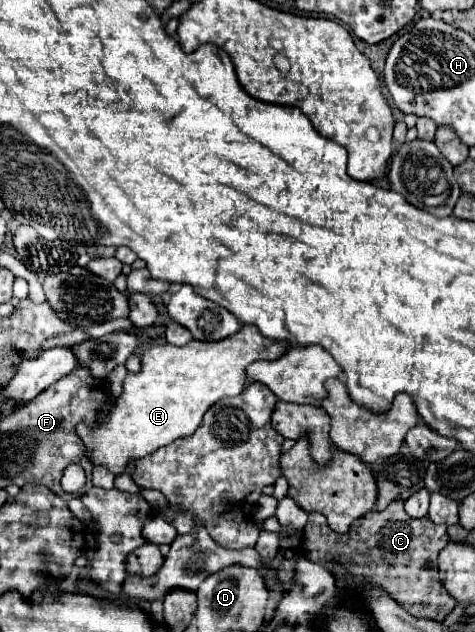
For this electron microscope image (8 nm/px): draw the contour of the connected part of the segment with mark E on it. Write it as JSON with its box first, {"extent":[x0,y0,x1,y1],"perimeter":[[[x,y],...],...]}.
{"extent":[77,325,285,475],"perimeter":[[[245,325],[241,327],[239,333],[235,333],[229,339],[215,341],[215,343],[201,343],[201,341],[189,341],[185,347],[175,347],[175,345],[155,345],[143,351],[141,355],[141,369],[139,373],[127,373],[123,381],[123,391],[121,395],[113,401],[113,407],[109,409],[107,417],[99,419],[95,427],[89,425],[77,425],[77,435],[87,447],[87,457],[91,459],[93,465],[103,465],[113,475],[121,475],[127,471],[127,465],[131,461],[143,459],[145,455],[151,455],[159,447],[169,445],[171,441],[191,435],[205,411],[219,399],[223,397],[235,397],[239,395],[249,381],[245,379],[245,369],[259,359],[277,359],[285,351],[285,343],[277,343],[271,339],[265,339],[257,327]]]}

